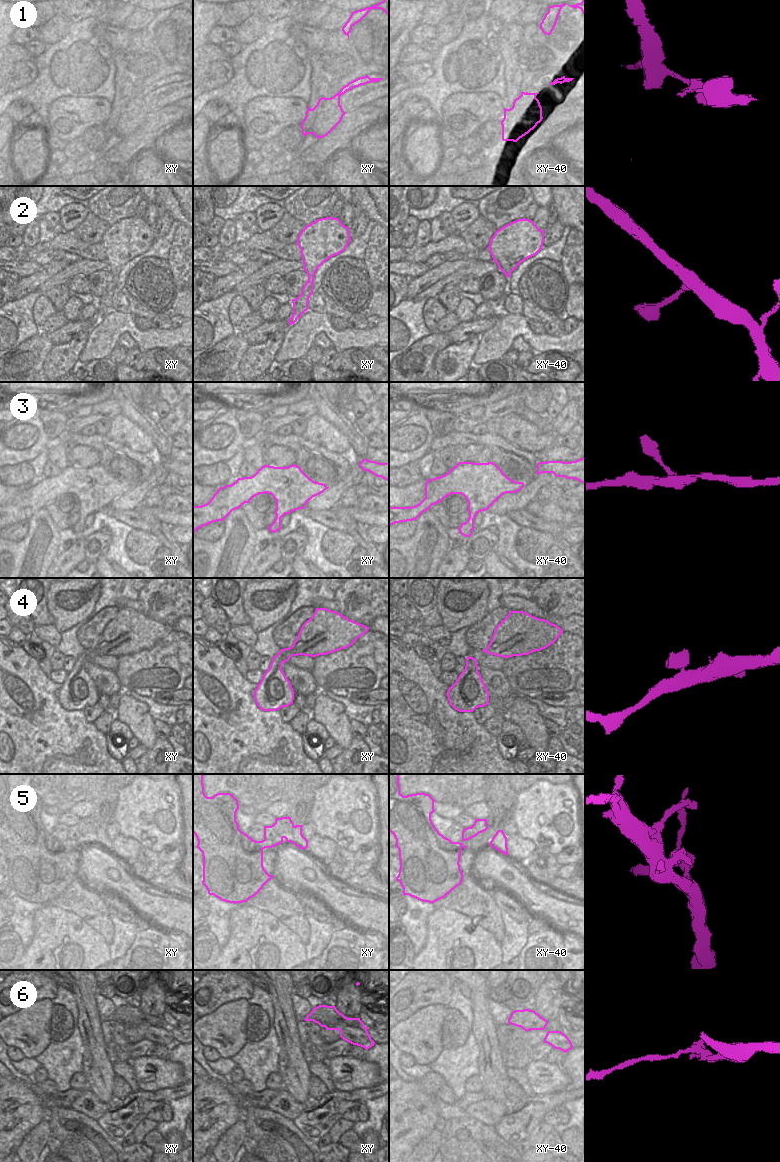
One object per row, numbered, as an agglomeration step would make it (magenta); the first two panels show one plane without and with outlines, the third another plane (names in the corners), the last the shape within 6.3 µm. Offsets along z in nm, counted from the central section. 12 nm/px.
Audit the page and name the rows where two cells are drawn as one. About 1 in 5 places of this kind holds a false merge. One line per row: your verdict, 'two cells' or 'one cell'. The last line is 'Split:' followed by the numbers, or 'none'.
1: two cells
2: one cell
3: one cell
4: one cell
5: two cells
6: two cells
Split: 1, 5, 6

